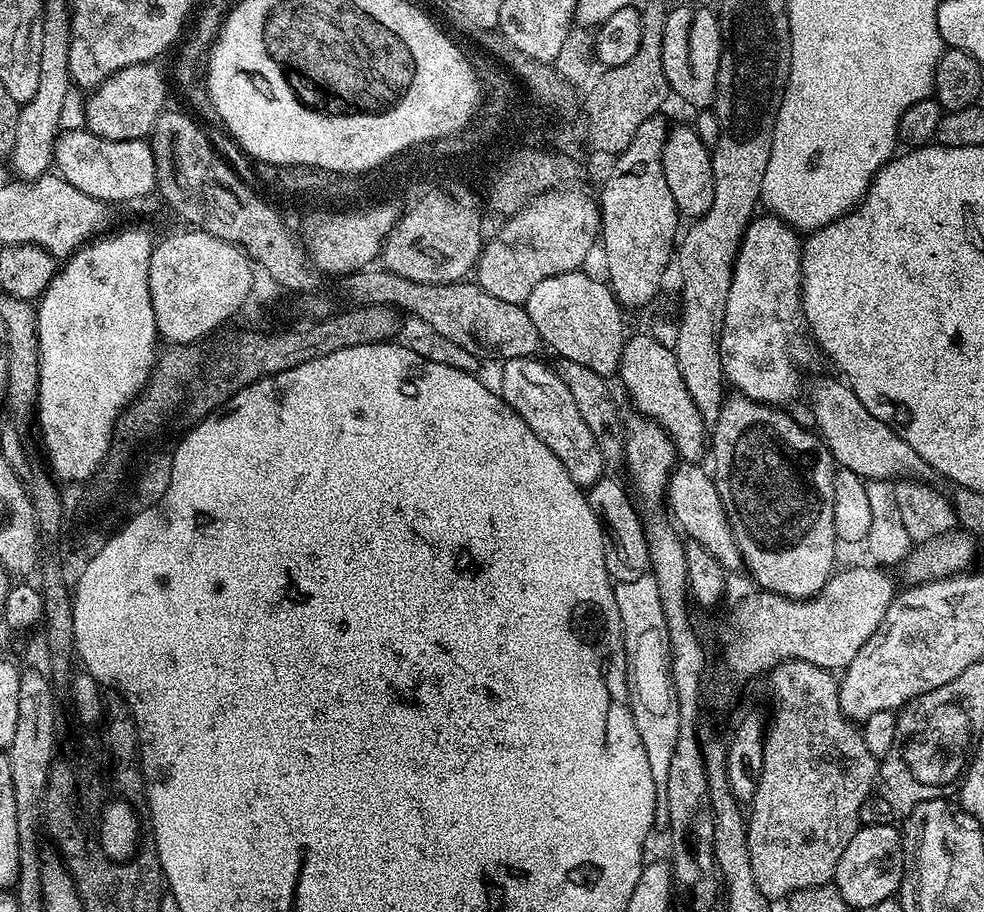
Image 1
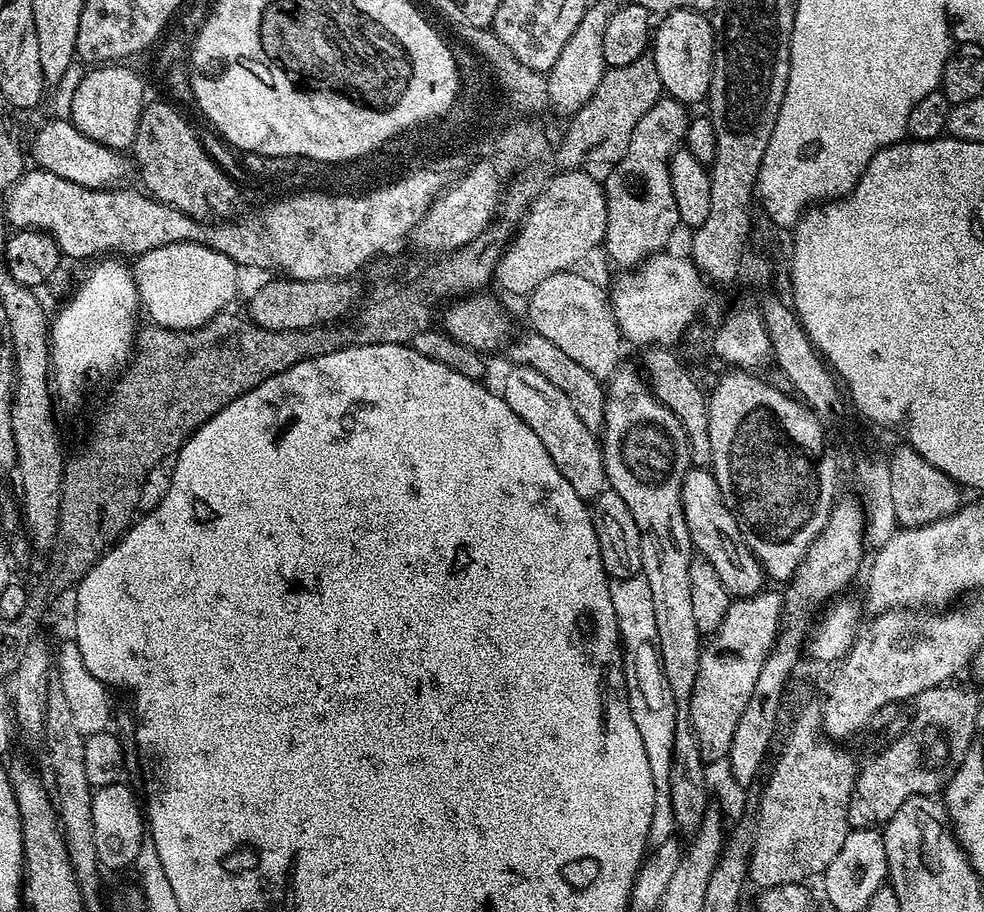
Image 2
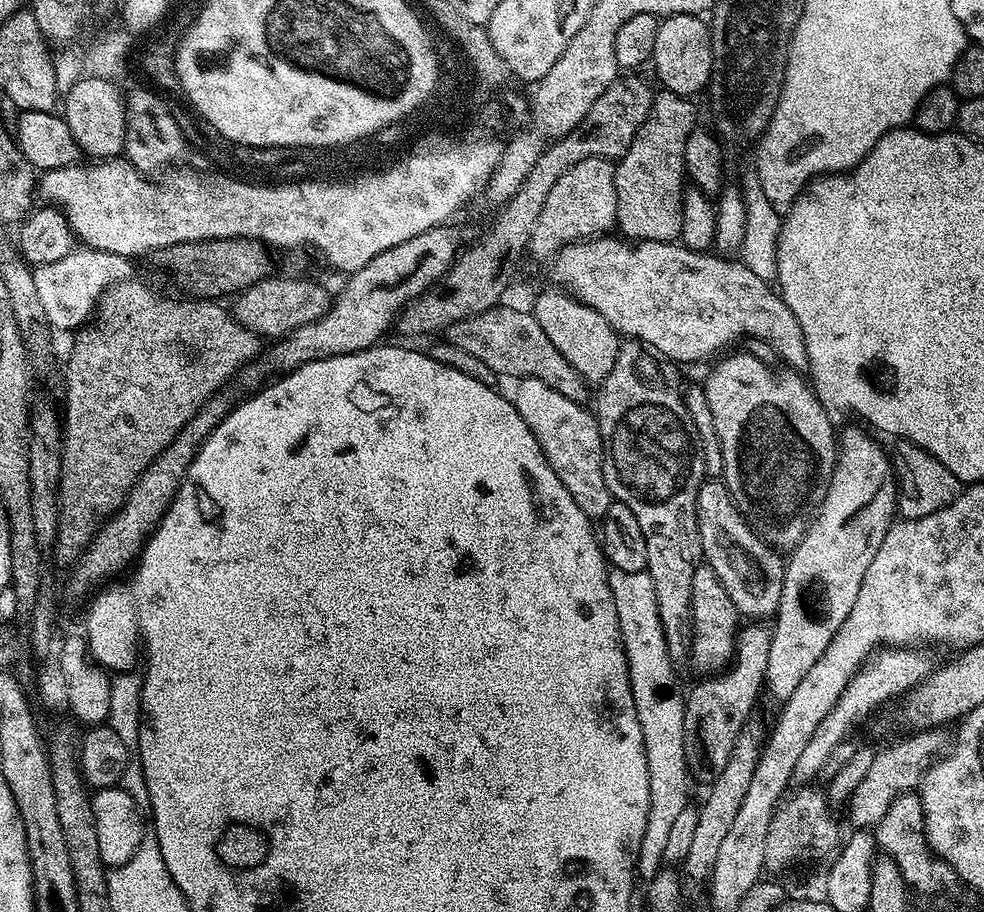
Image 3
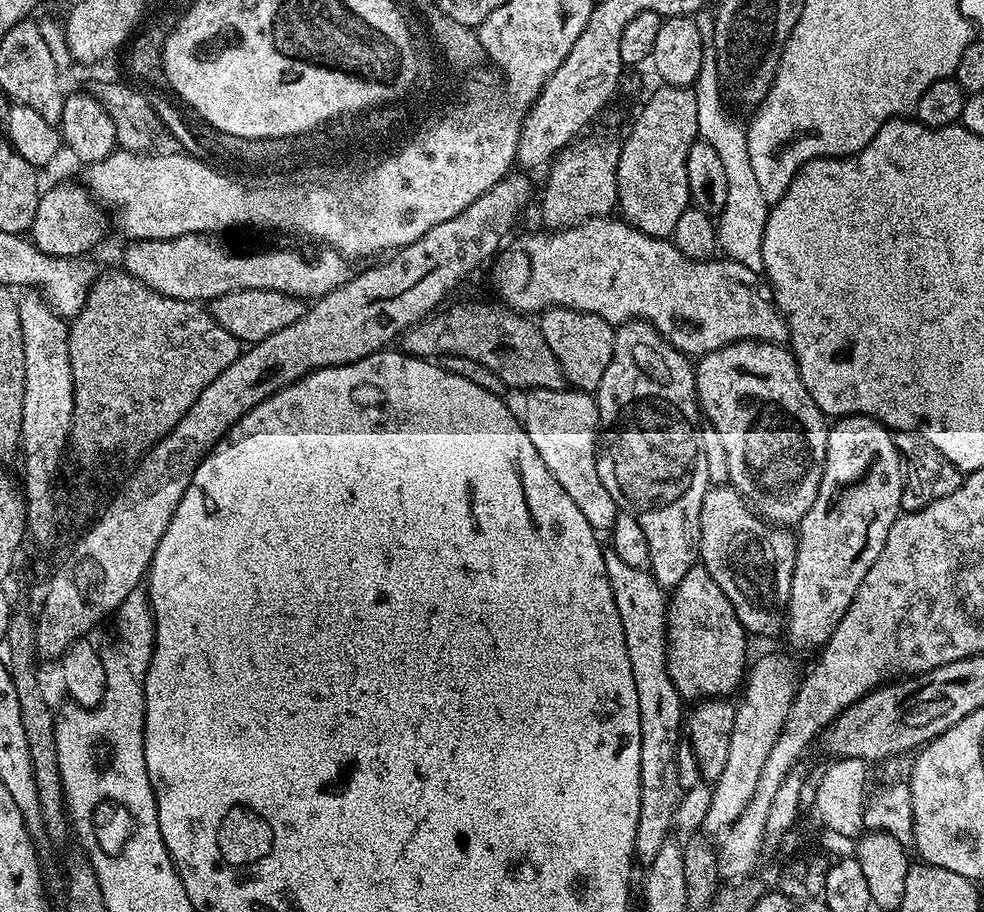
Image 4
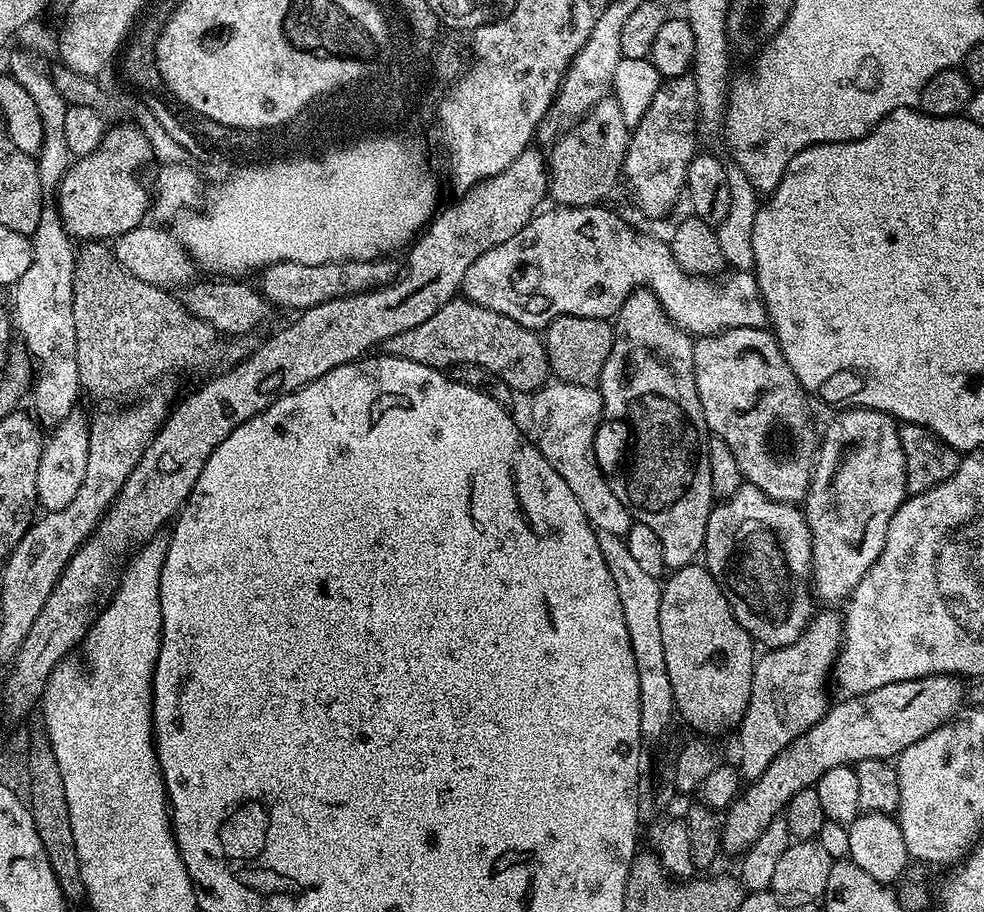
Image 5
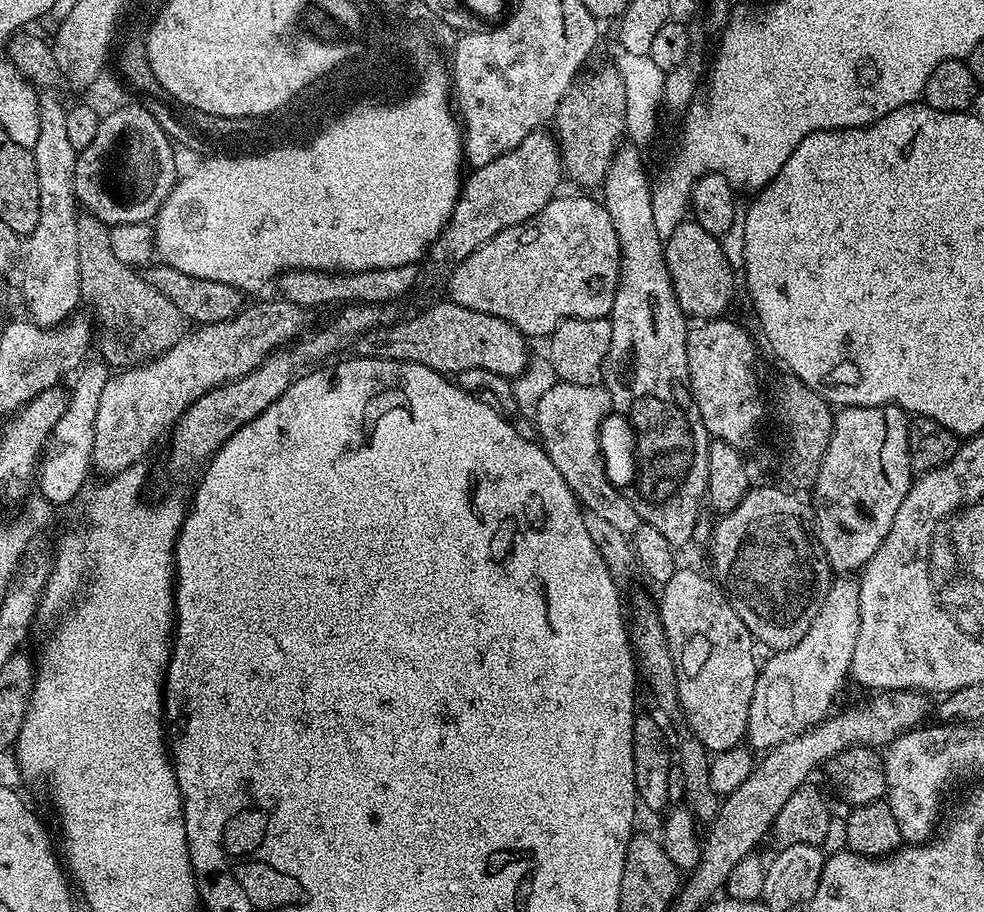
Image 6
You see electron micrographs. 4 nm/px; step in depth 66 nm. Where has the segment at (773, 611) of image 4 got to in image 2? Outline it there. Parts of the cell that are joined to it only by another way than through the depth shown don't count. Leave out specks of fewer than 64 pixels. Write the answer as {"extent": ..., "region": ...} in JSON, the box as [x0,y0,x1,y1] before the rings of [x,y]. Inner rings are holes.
{"extent":[682,468,766,597],"region":[[[708,468],[688,469],[682,482],[682,510],[686,514],[686,526],[690,530],[693,549],[714,565],[722,586],[726,586],[729,597],[753,596],[765,587],[766,573],[758,558],[745,542],[742,530],[736,521],[736,515],[726,506],[722,490],[716,477]]]}

